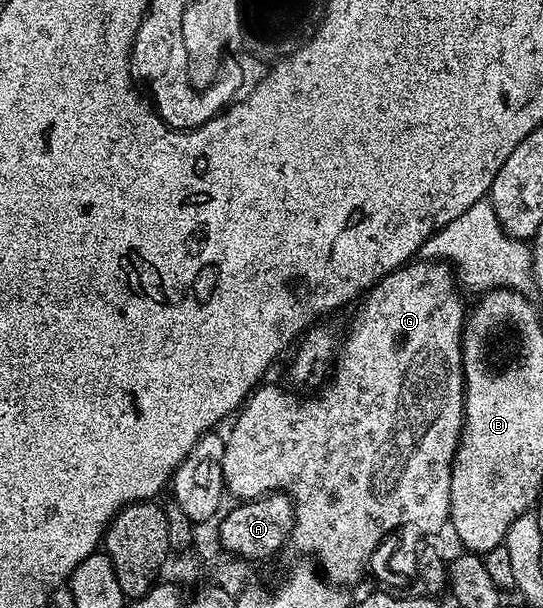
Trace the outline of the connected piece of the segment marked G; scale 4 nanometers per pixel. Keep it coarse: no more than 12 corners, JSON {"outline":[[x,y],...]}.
{"outline":[[446,262],[362,297],[316,396],[226,433],[333,585],[451,519],[469,311]]}

